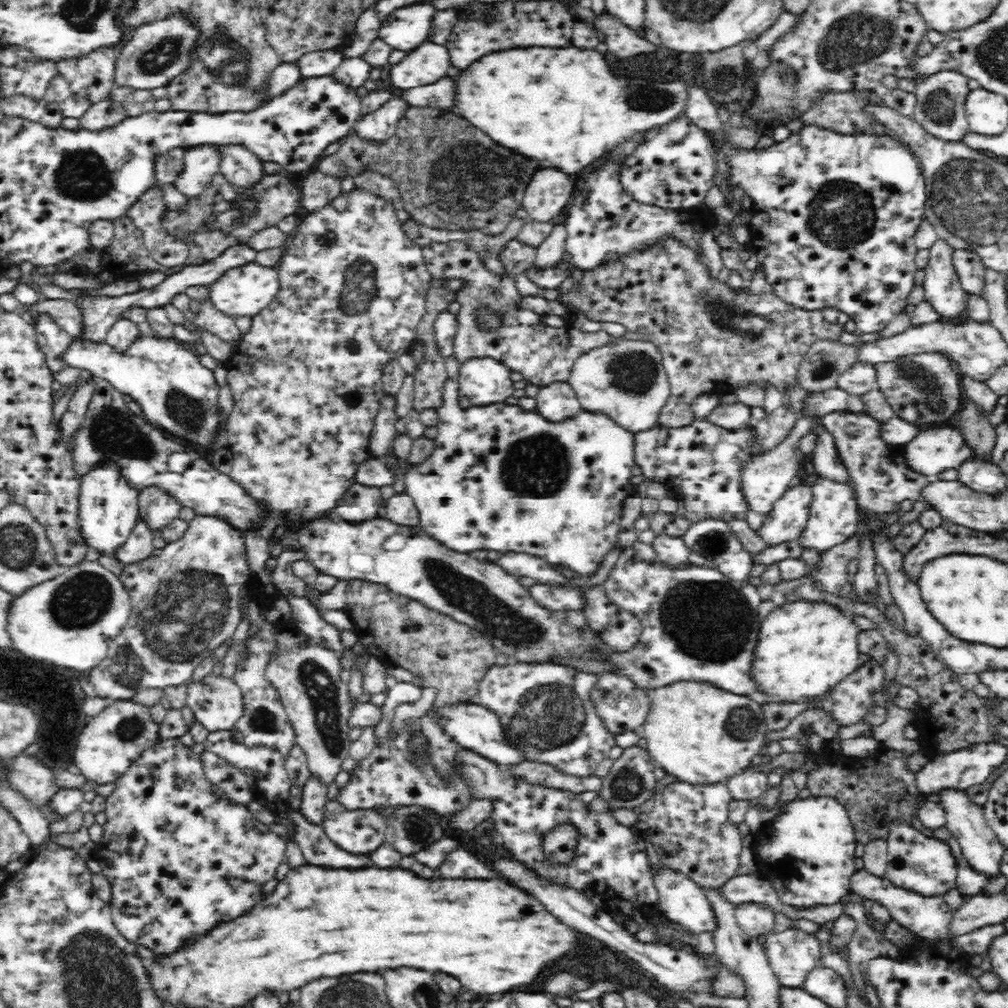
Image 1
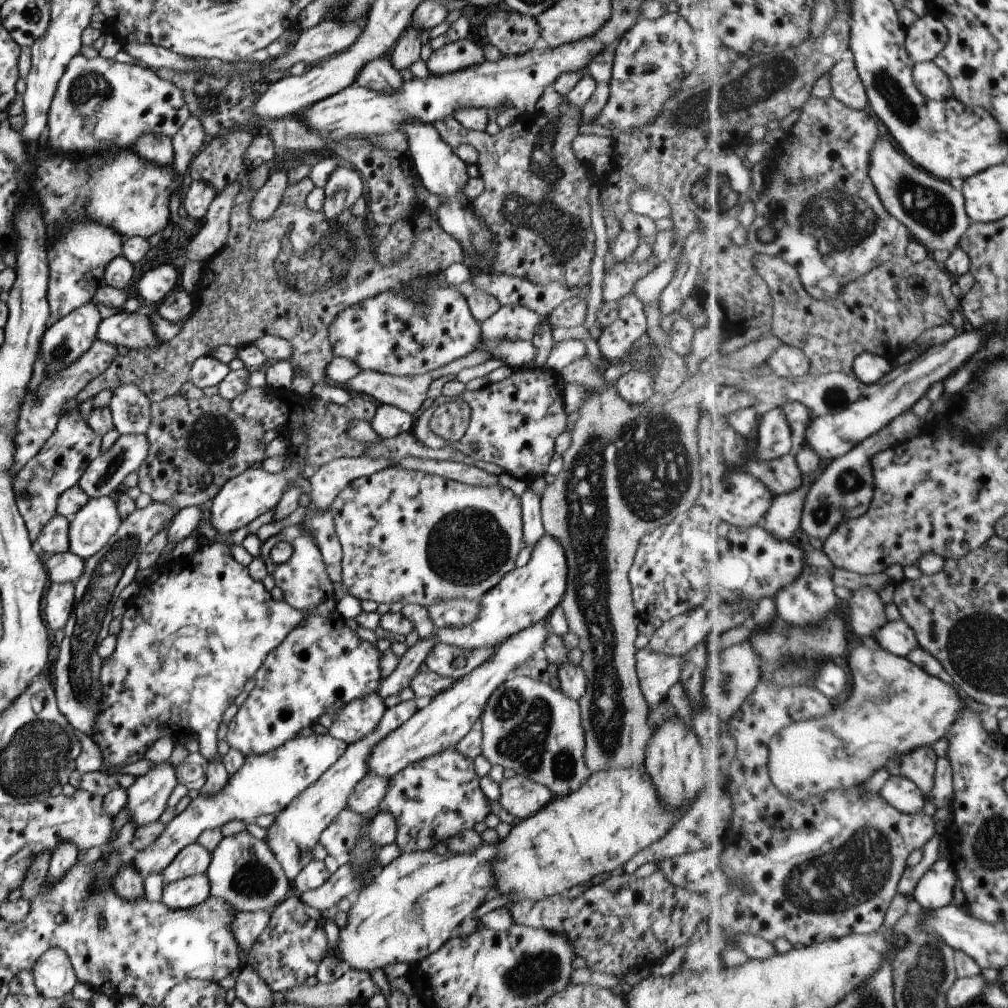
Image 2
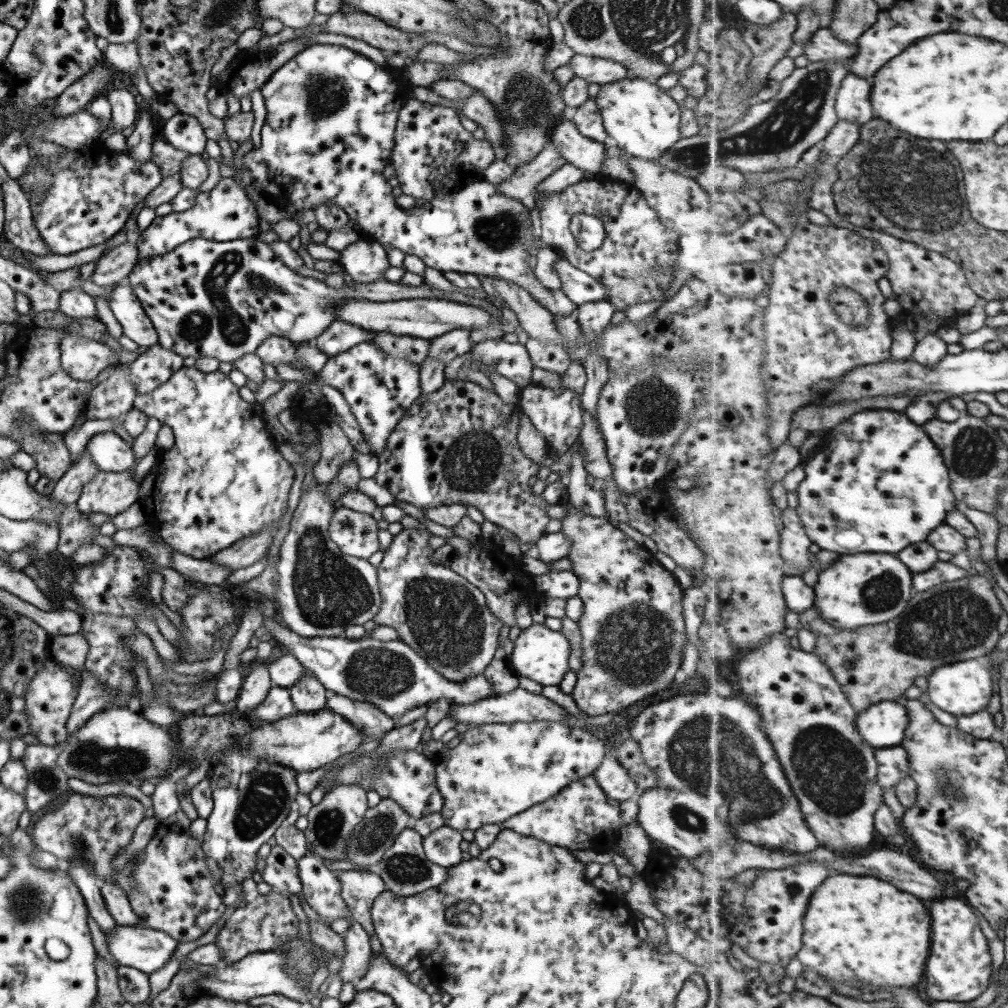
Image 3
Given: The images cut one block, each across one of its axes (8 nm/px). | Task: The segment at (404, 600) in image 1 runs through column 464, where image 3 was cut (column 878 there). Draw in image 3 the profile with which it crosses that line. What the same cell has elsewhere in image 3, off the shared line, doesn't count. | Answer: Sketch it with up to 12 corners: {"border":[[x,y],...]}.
{"border":[[972,573],[893,621],[816,634],[859,714],[999,646],[1004,602]]}

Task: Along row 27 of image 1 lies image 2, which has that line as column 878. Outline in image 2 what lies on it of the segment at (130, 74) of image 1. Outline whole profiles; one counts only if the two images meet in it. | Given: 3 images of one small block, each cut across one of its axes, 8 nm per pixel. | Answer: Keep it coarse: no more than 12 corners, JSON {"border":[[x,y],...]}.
{"border":[[883,136],[871,178],[930,254],[974,224],[963,190]]}

